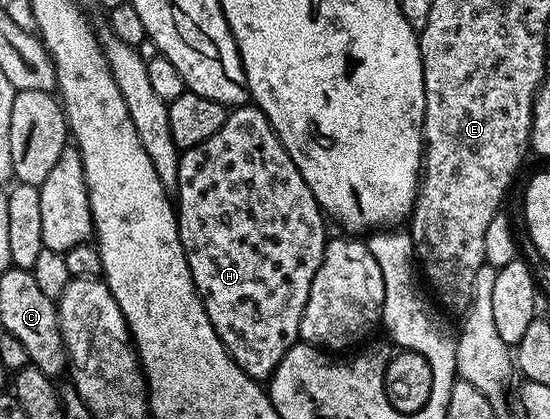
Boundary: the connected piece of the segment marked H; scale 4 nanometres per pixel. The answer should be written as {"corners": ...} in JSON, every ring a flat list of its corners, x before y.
{"corners":[[225,126,206,142,181,151,178,162,178,182,174,189,176,225,182,242,182,250,186,254,186,262,190,266,196,293,200,295,200,301,206,310,206,318,210,318,210,326,214,326,218,338,224,343,224,348,234,363,253,380,264,382,271,377,278,362,282,362,286,350,290,350,300,340,302,310,306,310,312,283,322,266,324,246,328,243,330,236,329,233,324,233,325,213,314,198,310,186,306,186,306,178,302,178,298,166,294,166,290,154,282,146,280,139,276,137,275,130,267,126,261,126,261,128,232,127]]}

